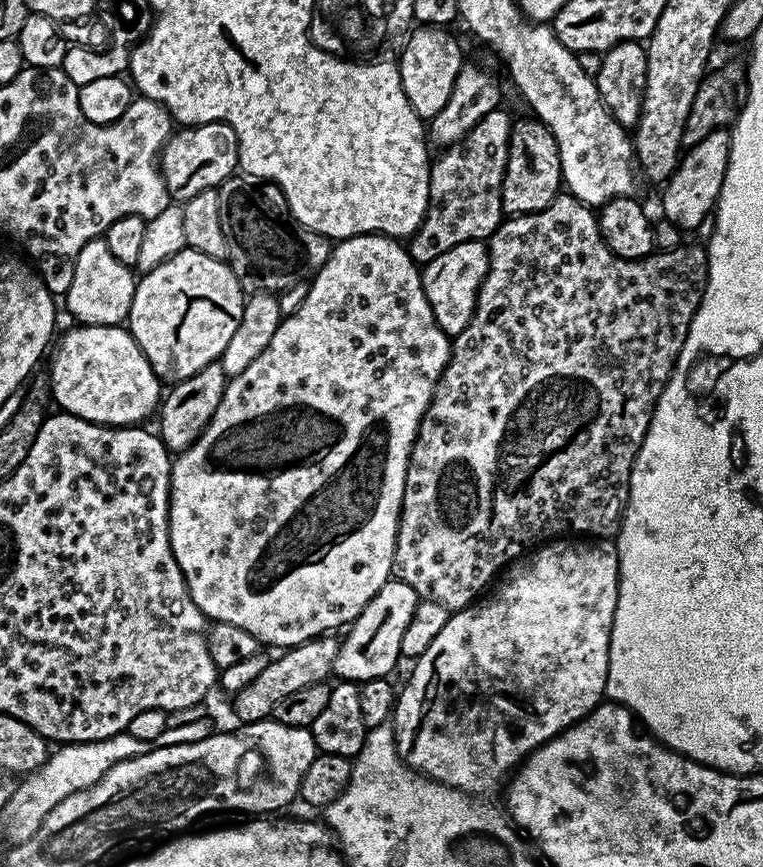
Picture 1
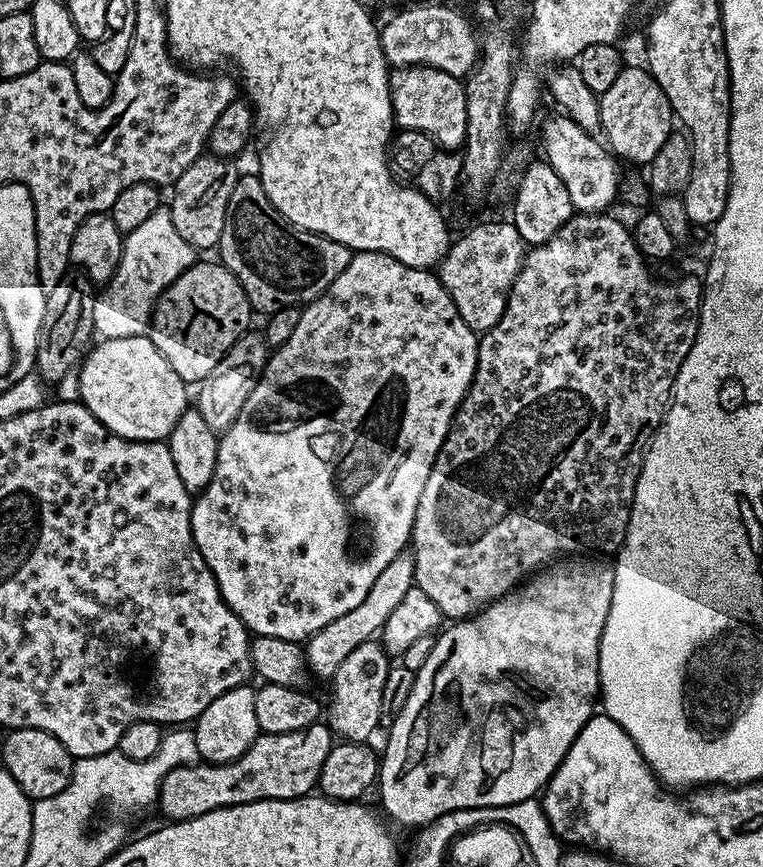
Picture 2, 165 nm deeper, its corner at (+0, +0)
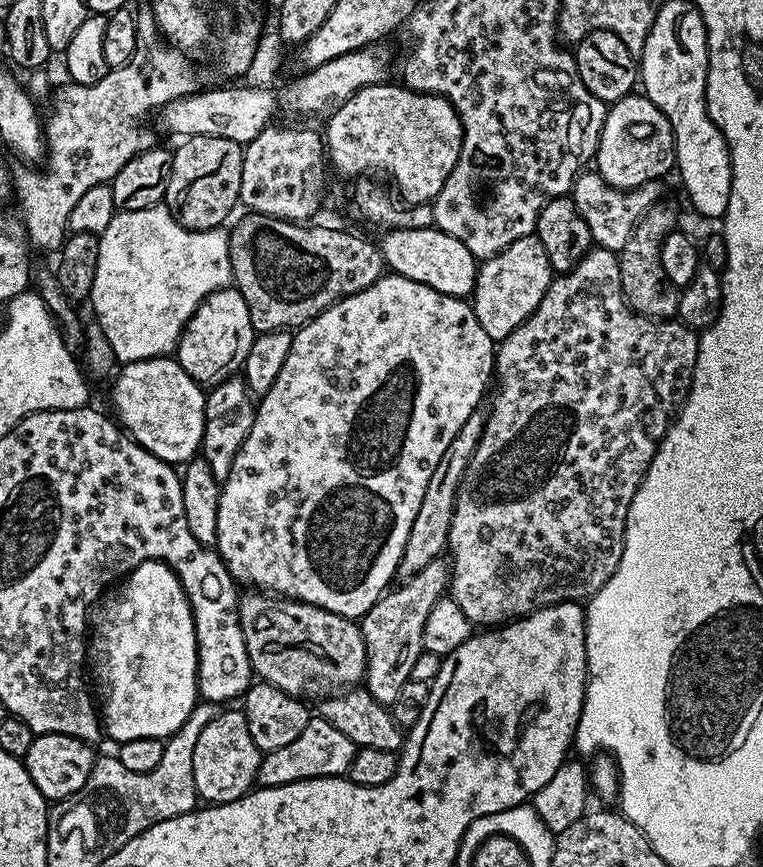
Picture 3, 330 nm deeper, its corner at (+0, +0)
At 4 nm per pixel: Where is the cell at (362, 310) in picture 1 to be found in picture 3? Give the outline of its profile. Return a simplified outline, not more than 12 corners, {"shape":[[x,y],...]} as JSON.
{"shape":[[471,303],[293,335],[220,485],[232,579],[348,620],[481,407]]}

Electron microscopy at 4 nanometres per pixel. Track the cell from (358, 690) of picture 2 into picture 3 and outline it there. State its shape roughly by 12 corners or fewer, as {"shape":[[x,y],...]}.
{"shape":[[430,562],[359,621],[362,684],[391,706],[424,651],[426,618],[450,588]]}

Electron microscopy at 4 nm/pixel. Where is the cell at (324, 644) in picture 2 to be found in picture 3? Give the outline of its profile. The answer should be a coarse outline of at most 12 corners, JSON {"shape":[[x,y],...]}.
{"shape":[[475,408],[446,446],[396,567],[401,581],[447,549],[458,486],[482,438]]}

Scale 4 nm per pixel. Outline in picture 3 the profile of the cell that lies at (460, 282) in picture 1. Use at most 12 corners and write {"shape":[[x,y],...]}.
{"shape":[[535,234],[476,269],[470,303],[493,342],[534,314],[553,279]]}

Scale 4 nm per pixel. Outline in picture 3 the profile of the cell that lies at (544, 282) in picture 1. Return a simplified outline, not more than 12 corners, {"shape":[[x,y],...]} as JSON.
{"shape":[[589,250],[494,352],[448,535],[473,626],[584,602],[697,329]]}

